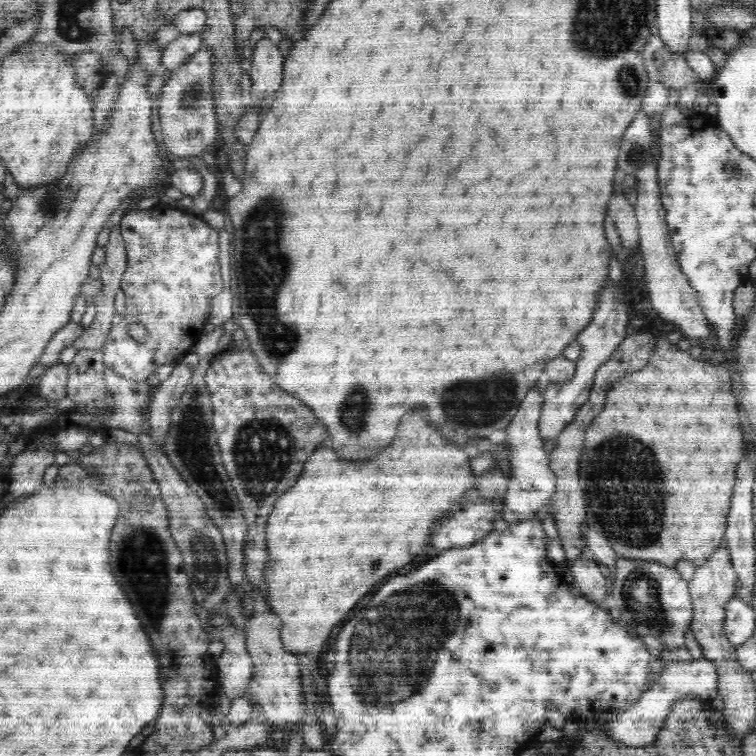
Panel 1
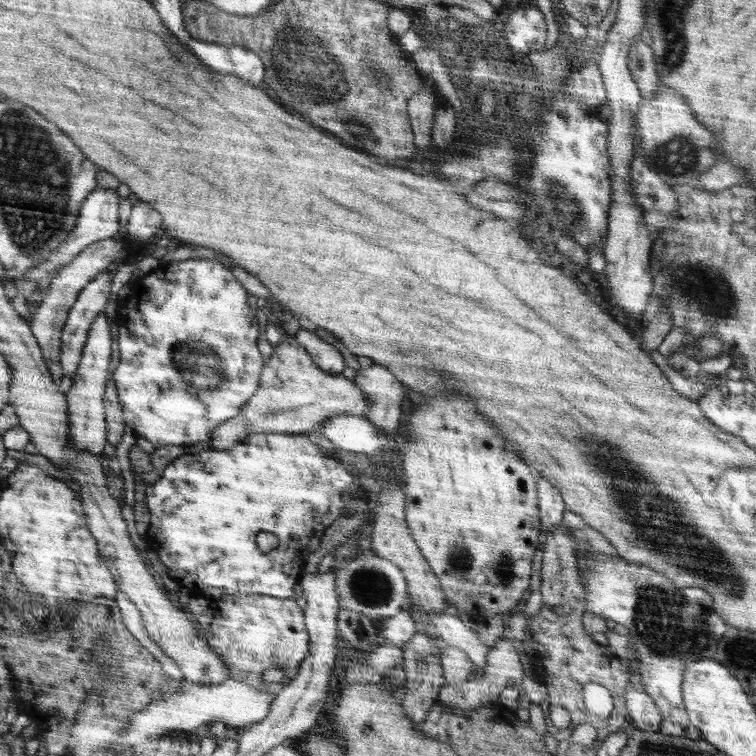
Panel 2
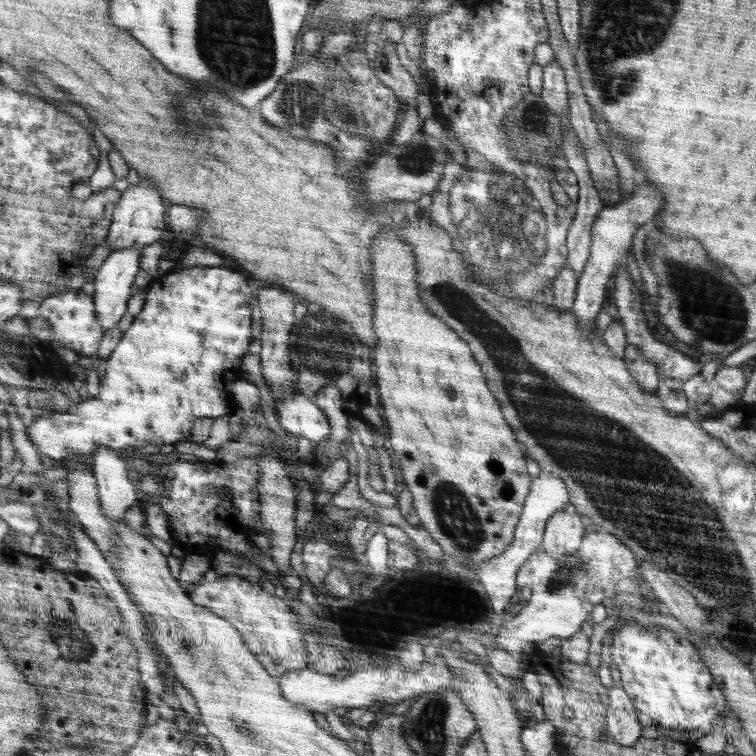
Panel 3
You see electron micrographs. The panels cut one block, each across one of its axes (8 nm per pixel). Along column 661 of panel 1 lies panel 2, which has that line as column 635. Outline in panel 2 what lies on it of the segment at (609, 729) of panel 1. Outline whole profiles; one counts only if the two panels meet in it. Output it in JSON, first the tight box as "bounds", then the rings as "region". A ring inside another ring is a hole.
{"bounds":[626,670,662,731],"region":[[[636,670],[630,676],[630,684],[626,689],[626,710],[628,710],[628,721],[638,730],[660,731],[662,728],[661,712],[657,704],[646,691],[645,684],[642,683],[642,676]]]}

